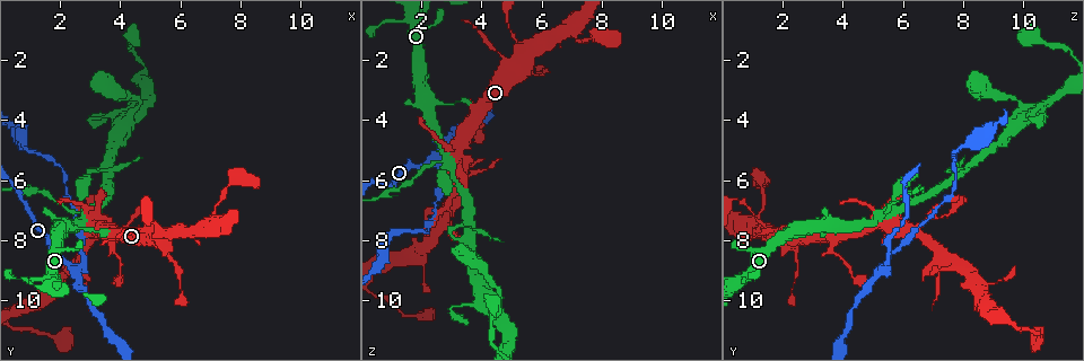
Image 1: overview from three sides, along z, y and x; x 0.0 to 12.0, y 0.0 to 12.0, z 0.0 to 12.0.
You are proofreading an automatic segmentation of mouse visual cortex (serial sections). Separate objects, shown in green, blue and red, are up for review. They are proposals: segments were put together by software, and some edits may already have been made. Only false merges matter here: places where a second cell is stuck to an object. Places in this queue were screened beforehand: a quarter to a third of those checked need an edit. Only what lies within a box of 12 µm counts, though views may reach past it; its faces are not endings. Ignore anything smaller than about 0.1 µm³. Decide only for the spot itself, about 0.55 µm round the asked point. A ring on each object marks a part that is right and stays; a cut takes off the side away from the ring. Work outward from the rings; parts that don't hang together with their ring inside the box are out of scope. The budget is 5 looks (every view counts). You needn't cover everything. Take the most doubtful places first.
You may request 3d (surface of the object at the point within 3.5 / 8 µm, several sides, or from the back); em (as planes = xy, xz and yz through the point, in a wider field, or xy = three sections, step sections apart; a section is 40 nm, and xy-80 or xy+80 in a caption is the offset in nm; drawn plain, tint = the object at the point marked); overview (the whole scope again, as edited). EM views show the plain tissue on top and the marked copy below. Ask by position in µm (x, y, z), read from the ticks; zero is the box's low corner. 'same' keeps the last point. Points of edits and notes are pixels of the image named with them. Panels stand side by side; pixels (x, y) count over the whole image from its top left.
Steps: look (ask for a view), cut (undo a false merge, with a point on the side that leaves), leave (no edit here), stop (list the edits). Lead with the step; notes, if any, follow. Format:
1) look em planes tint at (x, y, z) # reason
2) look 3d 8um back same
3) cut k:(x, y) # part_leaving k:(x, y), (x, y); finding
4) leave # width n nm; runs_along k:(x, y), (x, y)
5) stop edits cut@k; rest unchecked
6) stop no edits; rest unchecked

look 3d 8um at (3.1, 7.2, 5.4) # looks like a crossing

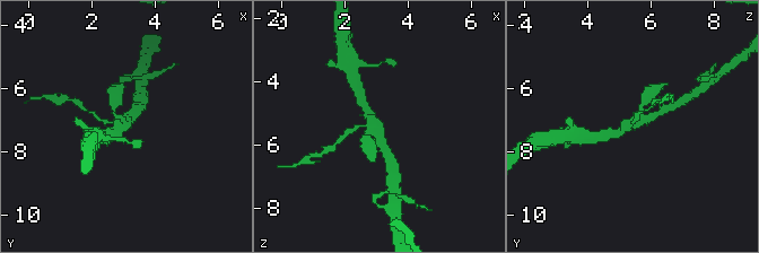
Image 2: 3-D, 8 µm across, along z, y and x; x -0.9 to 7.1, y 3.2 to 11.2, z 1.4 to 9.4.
look 3d 3.5um at (3.0, 7.2, 5.5) # zoom in

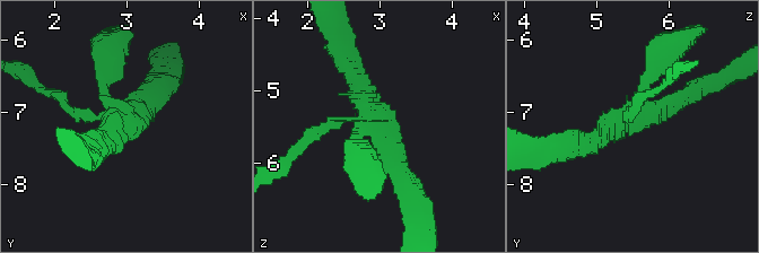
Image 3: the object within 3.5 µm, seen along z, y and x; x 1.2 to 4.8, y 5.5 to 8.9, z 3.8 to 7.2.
look em xy step 1 tint at (3.05, 7.10, 5.50)

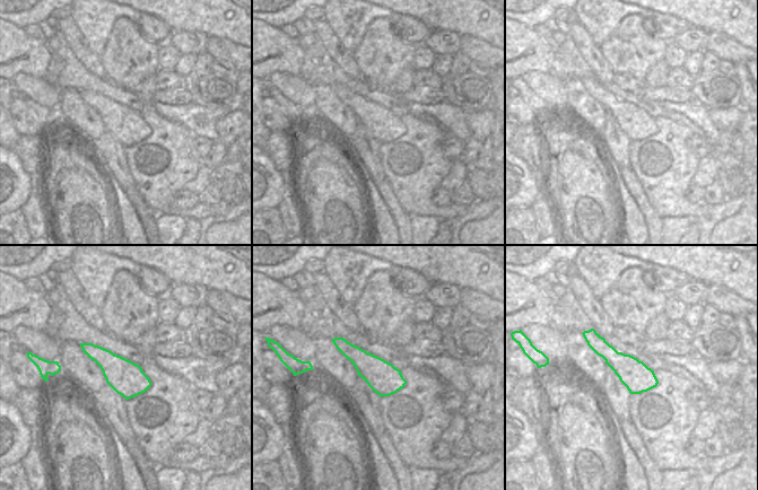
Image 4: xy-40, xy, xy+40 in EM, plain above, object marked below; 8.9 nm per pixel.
leave # arm_widths 100, 150, 250, 300 nm; runs_along 3:(572, 148), (687, 93); continuous, no second cell

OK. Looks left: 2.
look 3d 3.5um at (4.2, 4.1, 9.8) # three arms meet

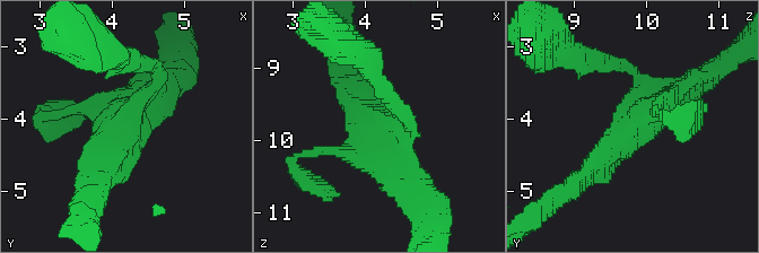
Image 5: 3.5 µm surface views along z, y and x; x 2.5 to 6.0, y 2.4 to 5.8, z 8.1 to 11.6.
look em xy step 5 tint at (4.25, 4.15, 9.85)

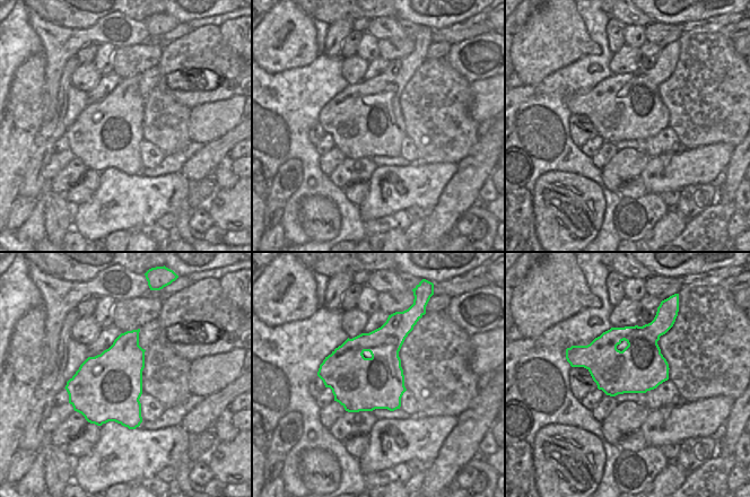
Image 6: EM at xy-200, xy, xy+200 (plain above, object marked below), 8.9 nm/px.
leave # width 650 nm; runs_along 5:(584, 179), (688, 88); one cell here

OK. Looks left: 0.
stop no edits; rest unchecked

